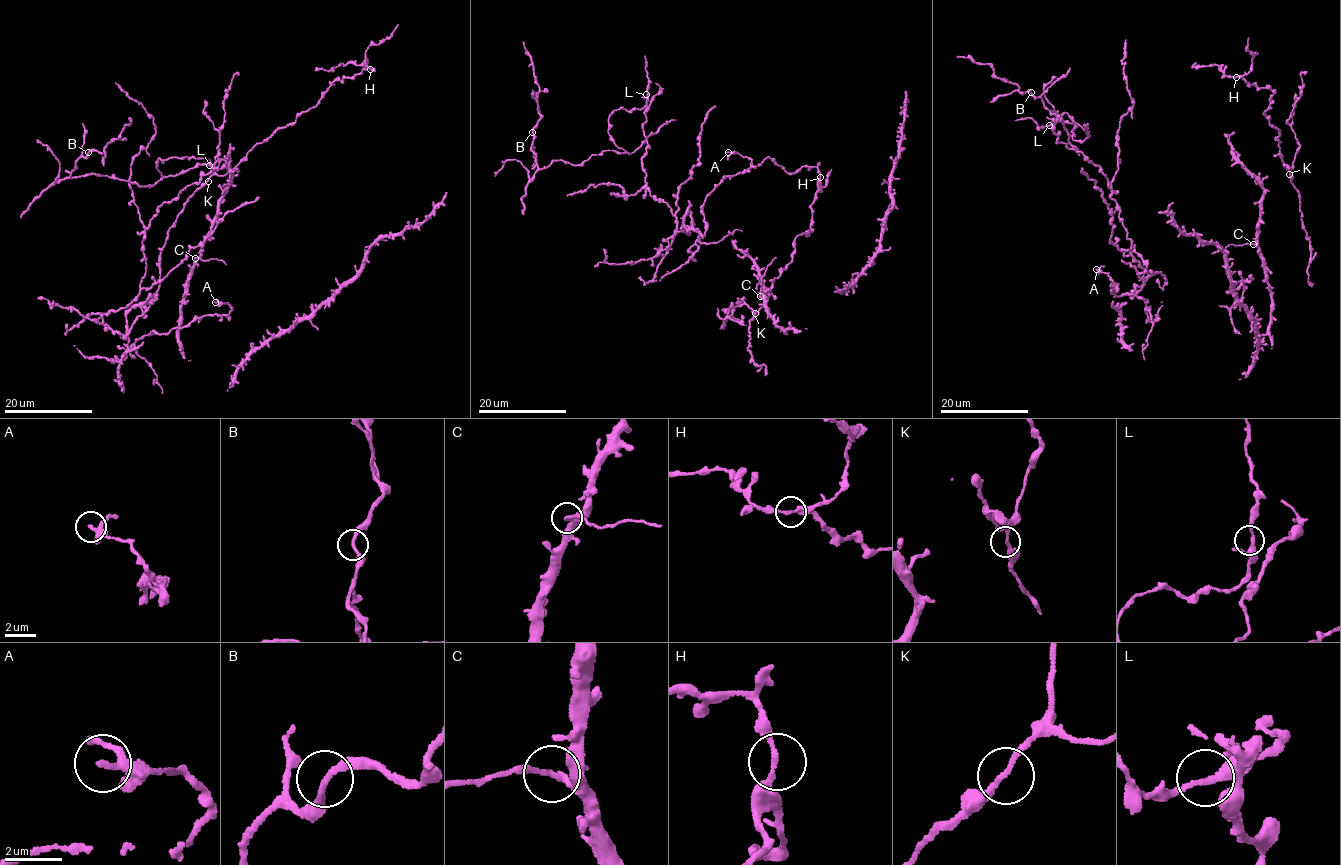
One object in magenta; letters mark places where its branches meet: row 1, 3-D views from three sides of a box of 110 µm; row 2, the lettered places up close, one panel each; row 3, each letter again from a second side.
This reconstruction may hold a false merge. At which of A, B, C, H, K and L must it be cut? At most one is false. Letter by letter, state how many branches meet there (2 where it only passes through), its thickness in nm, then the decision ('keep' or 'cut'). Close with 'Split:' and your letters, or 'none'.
A: 2 | 170 nm | keep
B: 2 | 240 nm | keep
C: 2 | 190 nm | cut
H: 2 | 180 nm | keep
K: 2 | 200 nm | keep
L: 2 | 240 nm | keep
Split: C

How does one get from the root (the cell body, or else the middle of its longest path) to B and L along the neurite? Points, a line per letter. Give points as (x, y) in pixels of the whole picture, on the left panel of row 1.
B: (126, 334), (100, 315), (140, 292), (159, 206), (212, 169), (159, 157), (154, 184), (70, 178), (88, 152)
L: (126, 334), (102, 325), (100, 315), (123, 308), (140, 292), (144, 229), (159, 206), (199, 180), (209, 165)

